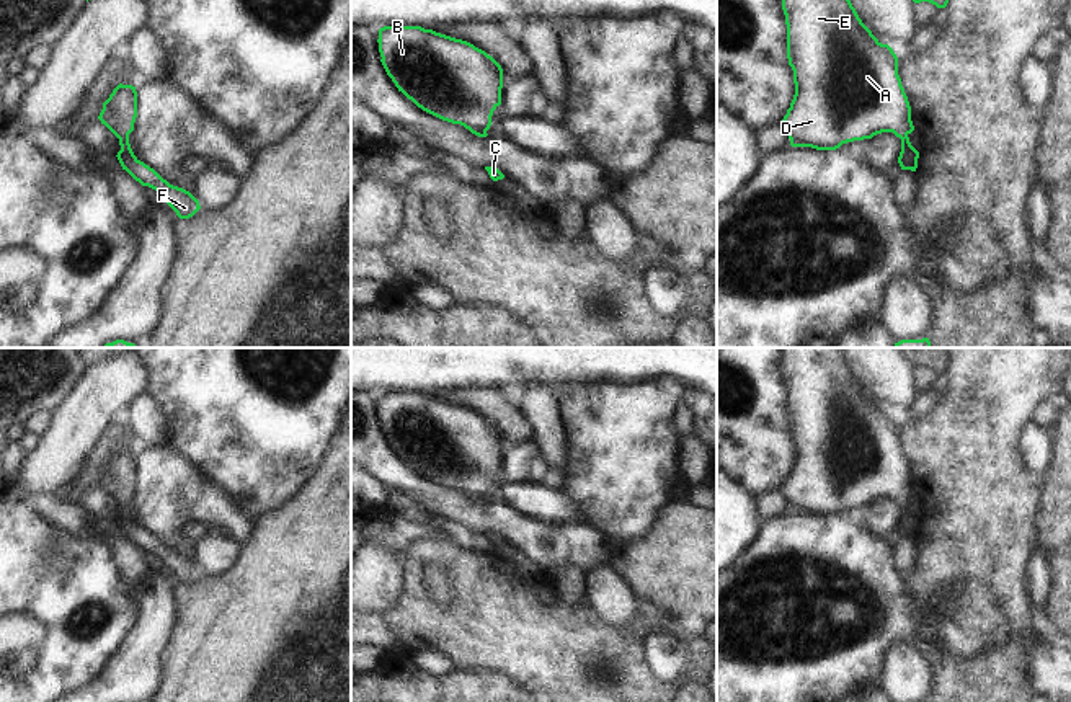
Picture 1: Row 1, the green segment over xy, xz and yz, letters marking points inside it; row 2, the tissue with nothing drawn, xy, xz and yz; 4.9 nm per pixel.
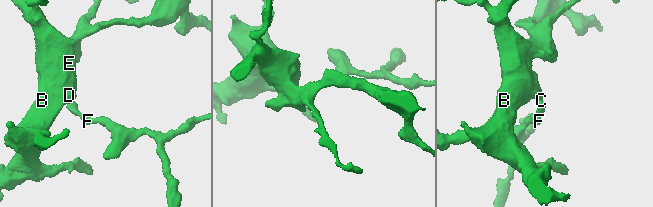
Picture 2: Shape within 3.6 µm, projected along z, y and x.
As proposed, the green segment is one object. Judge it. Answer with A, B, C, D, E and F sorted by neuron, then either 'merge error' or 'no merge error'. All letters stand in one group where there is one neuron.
A B C D E F; no merge error

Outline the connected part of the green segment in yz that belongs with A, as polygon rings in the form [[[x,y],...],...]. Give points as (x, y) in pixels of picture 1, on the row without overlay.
[[[780,348],[780,351],[782,351],[782,375],[787,390],[787,424],[789,424],[789,431],[793,436],[793,449],[795,449],[793,465],[790,469],[790,473],[787,475],[787,480],[780,488],[780,491],[787,496],[790,511],[811,513],[816,516],[836,516],[847,508],[872,504],[873,501],[882,498],[893,498],[896,503],[901,504],[901,518],[898,522],[898,529],[901,535],[916,537],[919,518],[911,511],[908,503],[914,496],[914,491],[911,487],[911,472],[904,459],[904,454],[901,451],[901,444],[898,441],[898,423],[888,410],[882,410],[872,400],[872,397],[862,389],[855,374],[852,372],[851,366],[846,361],[846,348]]]

